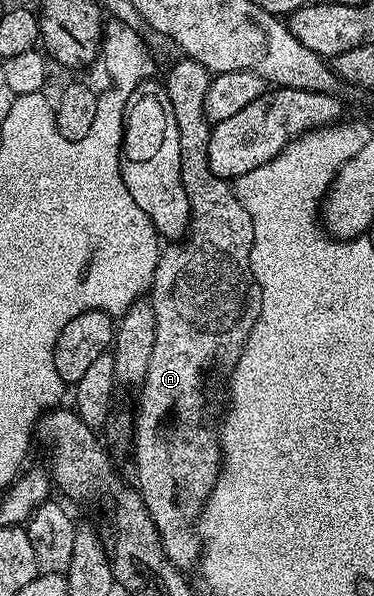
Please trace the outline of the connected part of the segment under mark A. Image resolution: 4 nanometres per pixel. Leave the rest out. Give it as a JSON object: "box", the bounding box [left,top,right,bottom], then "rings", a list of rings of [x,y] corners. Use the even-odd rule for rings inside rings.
{"box":[132,56,260,564],"rings":[[[182,56],[179,59],[164,77],[164,85],[168,100],[172,102],[172,116],[176,116],[176,132],[180,132],[180,176],[184,192],[188,192],[190,229],[181,244],[167,245],[170,247],[159,253],[154,280],[150,283],[148,300],[156,312],[156,340],[152,343],[148,372],[137,391],[138,415],[132,418],[132,447],[134,470],[138,473],[136,489],[158,530],[162,551],[169,562],[194,564],[200,557],[198,531],[195,529],[198,516],[222,470],[220,434],[215,427],[214,430],[210,427],[210,418],[206,415],[206,410],[210,414],[217,410],[219,413],[218,394],[214,390],[206,394],[202,373],[226,376],[233,370],[258,319],[260,287],[250,270],[250,246],[254,242],[252,216],[248,216],[244,204],[240,204],[233,185],[227,179],[213,175],[208,164],[206,153],[212,125],[205,118],[204,96],[212,75],[191,58]]]}

